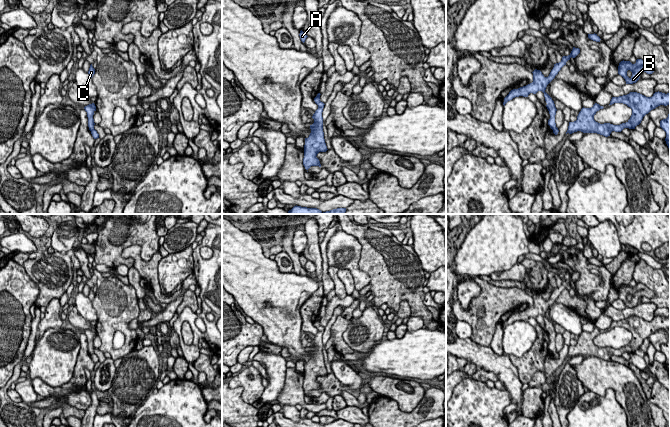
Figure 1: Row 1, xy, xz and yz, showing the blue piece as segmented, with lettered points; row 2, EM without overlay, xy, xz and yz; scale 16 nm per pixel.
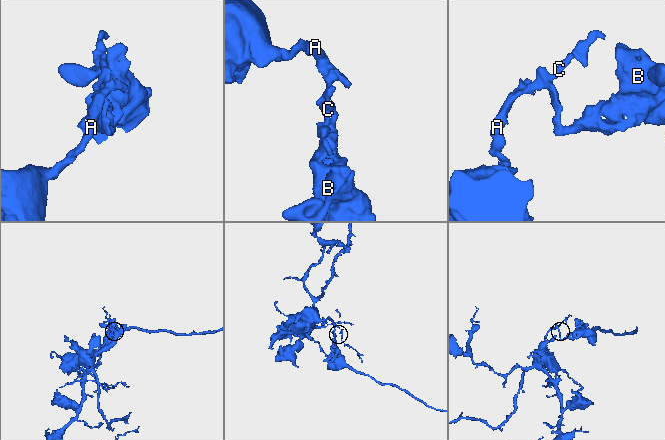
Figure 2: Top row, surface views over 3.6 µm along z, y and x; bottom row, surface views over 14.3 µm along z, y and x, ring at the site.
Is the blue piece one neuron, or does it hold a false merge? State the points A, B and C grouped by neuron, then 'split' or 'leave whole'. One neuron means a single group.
A C / B; split

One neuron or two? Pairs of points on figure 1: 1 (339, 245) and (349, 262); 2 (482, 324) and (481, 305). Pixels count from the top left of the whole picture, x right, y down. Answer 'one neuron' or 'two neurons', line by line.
1: one neuron
2: one neuron

